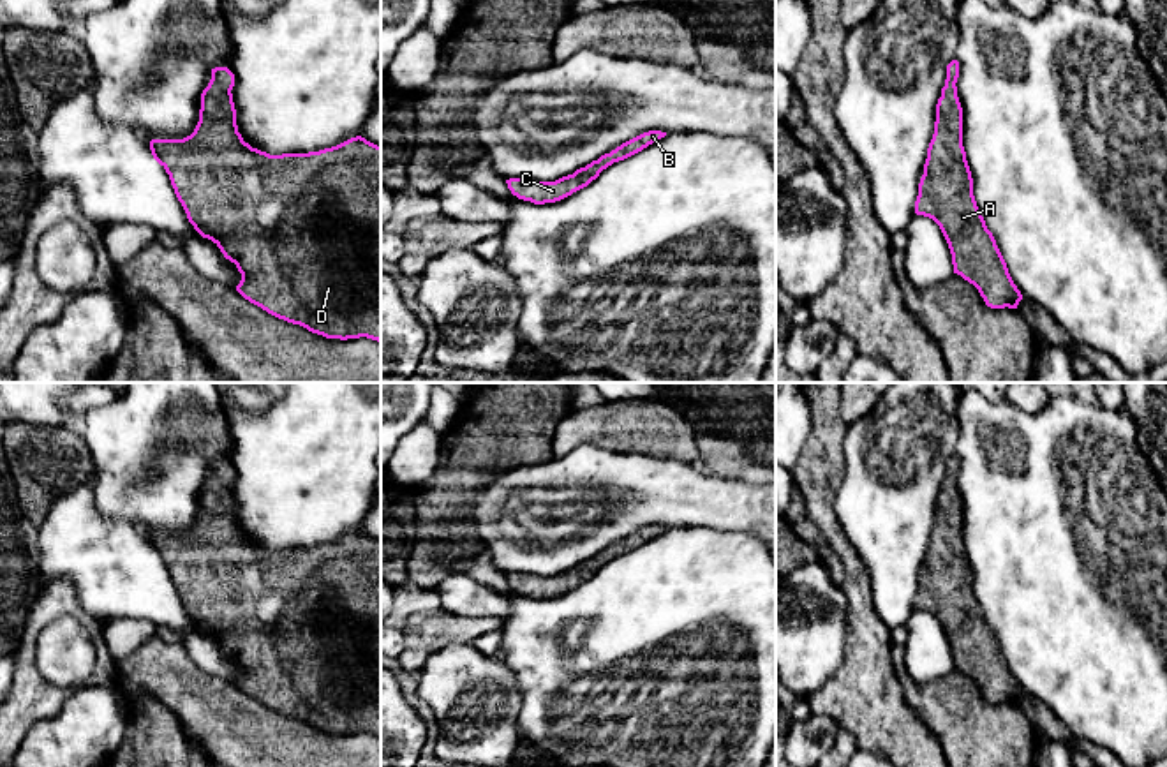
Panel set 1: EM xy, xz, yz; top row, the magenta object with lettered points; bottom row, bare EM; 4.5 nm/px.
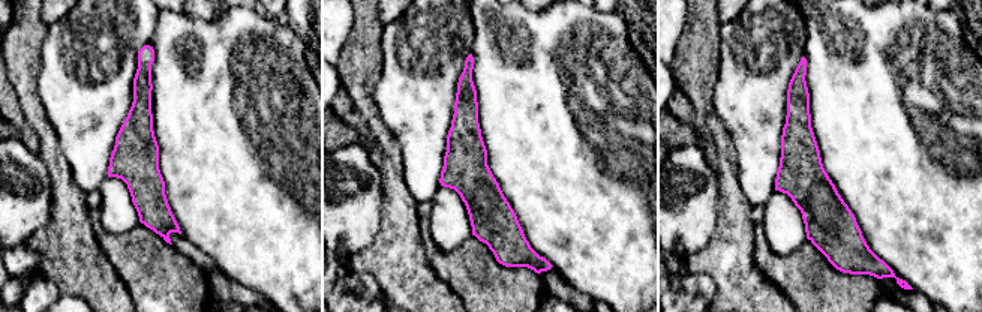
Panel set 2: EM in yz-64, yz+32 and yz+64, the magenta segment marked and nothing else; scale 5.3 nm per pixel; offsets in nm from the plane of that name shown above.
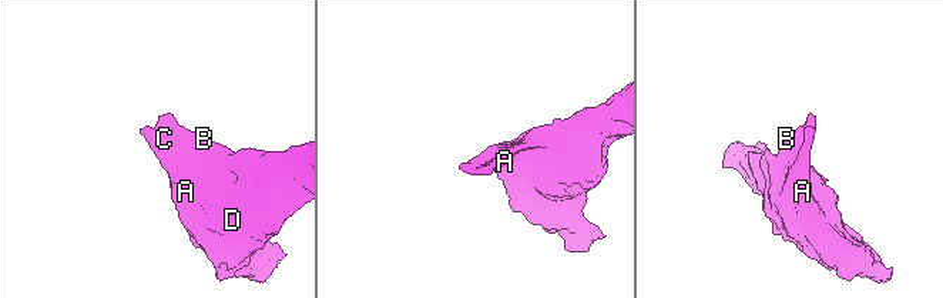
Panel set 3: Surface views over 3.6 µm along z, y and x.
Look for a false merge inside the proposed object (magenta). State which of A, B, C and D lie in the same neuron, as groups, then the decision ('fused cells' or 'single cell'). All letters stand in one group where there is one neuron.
groups A B C D; single cell

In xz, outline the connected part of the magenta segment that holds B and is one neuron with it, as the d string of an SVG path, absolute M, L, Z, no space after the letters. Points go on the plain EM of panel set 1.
M661 525L643 527L622 538L610 548L601 550L598 555L592 555L585 562L576 564L573 570L562 571L555 577L534 577L529 573L509 573L506 575L506 578L511 589L517 591L518 594L531 596L534 599L555 598L587 582L592 575L599 571L603 564L606 564L613 557L624 555L642 547L643 543L659 536L665 531L666 527L661 527Z

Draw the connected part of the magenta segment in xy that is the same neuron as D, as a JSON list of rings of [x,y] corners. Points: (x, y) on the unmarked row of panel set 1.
[[[227,462],[212,464],[212,474],[201,488],[199,517],[194,527],[183,534],[152,534],[150,545],[153,554],[169,570],[171,580],[182,598],[189,617],[203,631],[212,635],[226,654],[236,659],[242,675],[236,686],[250,698],[261,702],[268,709],[293,719],[300,719],[312,728],[326,733],[360,733],[367,732],[381,737],[381,541],[361,531],[351,532],[337,541],[308,548],[270,550],[252,543],[243,536],[236,520],[236,504],[233,497],[234,469]]]

